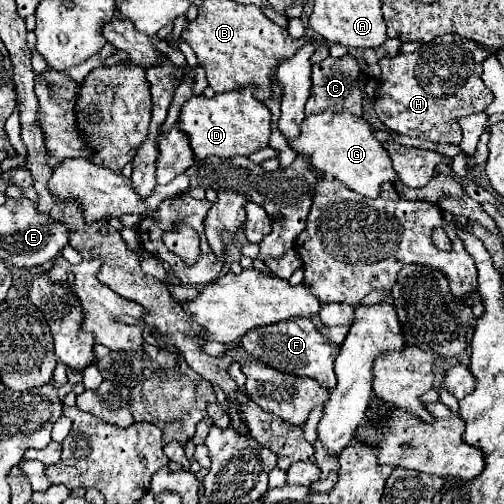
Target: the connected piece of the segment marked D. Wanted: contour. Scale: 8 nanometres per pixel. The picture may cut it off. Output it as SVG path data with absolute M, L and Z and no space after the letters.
M239 88L231 92L215 94L213 98L207 96L191 96L185 106L181 108L179 116L179 130L187 134L193 156L207 158L233 158L233 156L251 156L253 152L265 148L271 136L271 112L269 108L255 100L251 94L253 88Z

